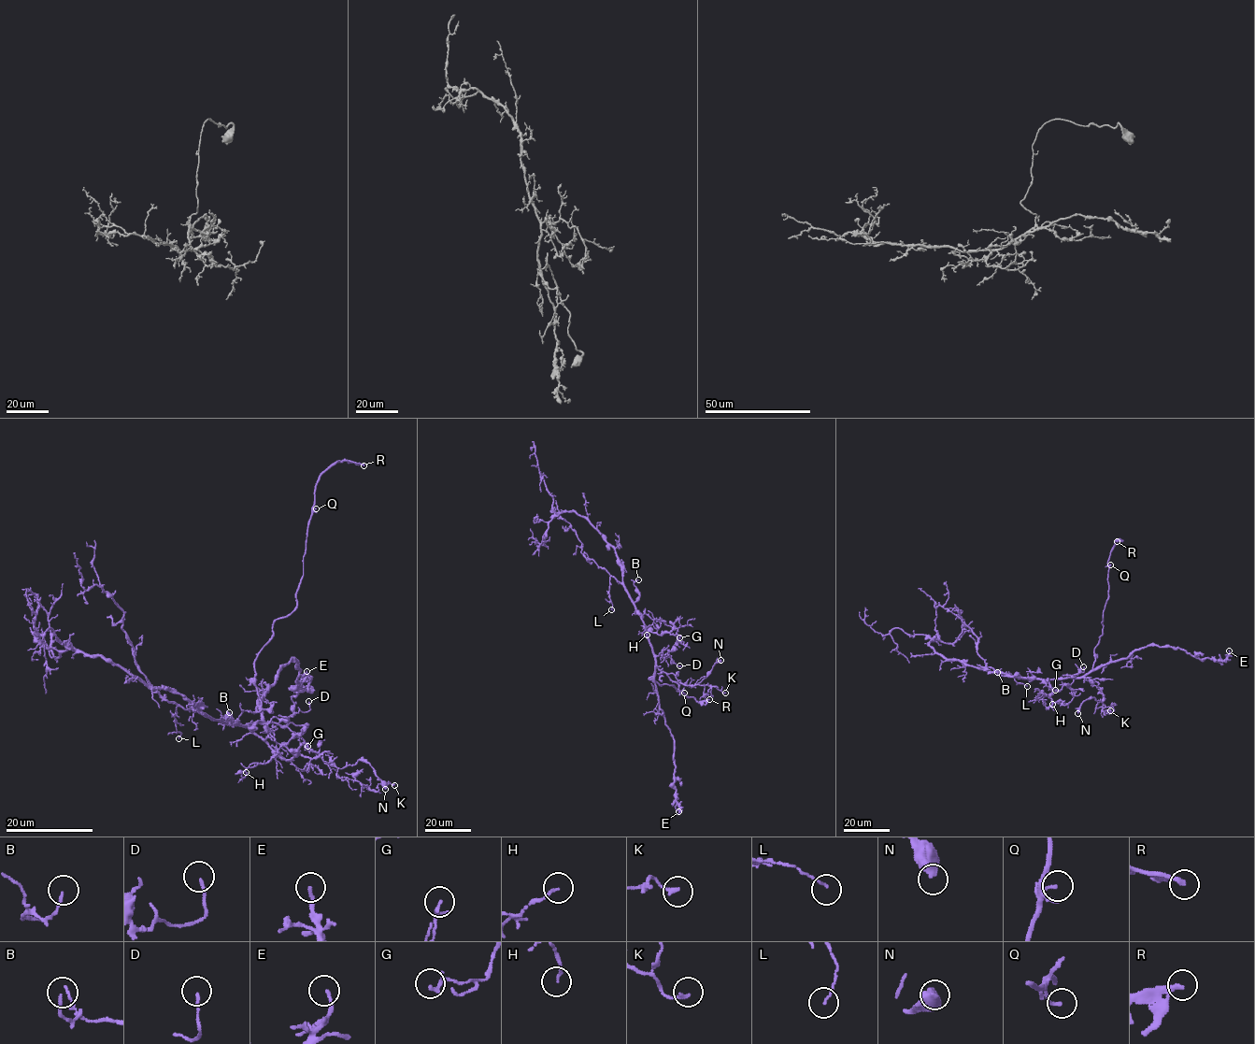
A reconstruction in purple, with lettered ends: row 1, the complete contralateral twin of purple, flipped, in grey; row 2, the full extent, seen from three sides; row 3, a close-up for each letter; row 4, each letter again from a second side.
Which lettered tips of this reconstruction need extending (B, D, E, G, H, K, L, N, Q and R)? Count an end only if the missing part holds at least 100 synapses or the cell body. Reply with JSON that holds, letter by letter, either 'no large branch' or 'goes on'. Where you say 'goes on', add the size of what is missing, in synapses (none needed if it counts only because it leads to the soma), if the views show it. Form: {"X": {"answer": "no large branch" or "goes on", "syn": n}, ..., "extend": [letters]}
{"B": {"answer": "no large branch"}, "D": {"answer": "no large branch"}, "E": {"answer": "no large branch"}, "G": {"answer": "no large branch"}, "H": {"answer": "no large branch"}, "K": {"answer": "no large branch"}, "L": {"answer": "no large branch"}, "N": {"answer": "no large branch"}, "Q": {"answer": "no large branch"}, "R": {"answer": "goes on"}, "extend": ["R"]}

